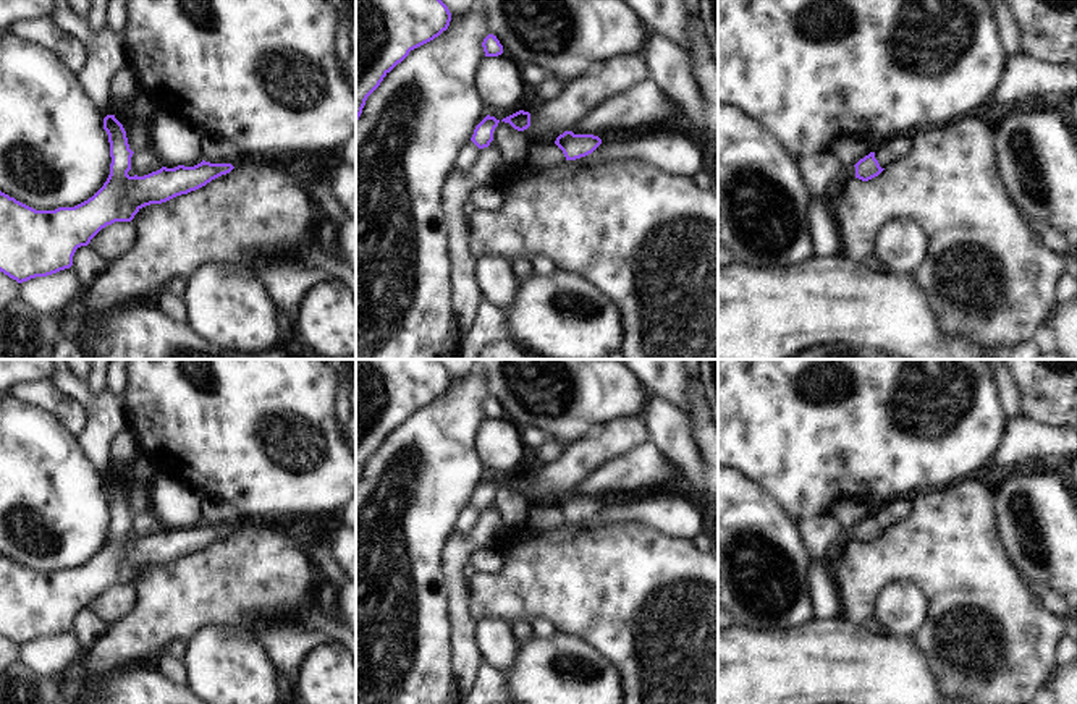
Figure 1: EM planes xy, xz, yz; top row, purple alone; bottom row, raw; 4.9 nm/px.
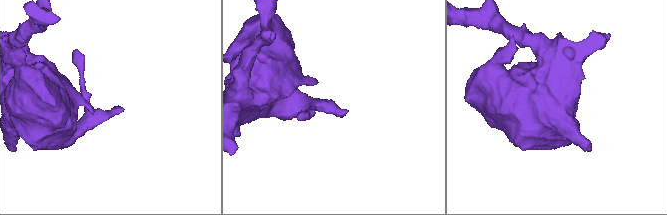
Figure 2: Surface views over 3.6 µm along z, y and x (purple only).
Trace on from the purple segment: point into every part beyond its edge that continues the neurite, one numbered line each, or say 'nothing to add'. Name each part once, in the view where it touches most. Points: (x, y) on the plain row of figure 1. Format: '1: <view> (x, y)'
nothing to add

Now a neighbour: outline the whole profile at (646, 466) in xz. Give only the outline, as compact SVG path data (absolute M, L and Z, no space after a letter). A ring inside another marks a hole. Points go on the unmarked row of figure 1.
M647 440L603 463L574 487L572 495L600 500L611 494L668 489L678 481L678 469L657 445Z

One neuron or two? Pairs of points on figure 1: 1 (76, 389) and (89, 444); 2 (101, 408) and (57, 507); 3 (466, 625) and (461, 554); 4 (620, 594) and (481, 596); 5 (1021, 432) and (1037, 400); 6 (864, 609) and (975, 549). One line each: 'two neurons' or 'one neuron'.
1: one neuron
2: two neurons
3: one neuron
4: one neuron
5: two neurons
6: one neuron

